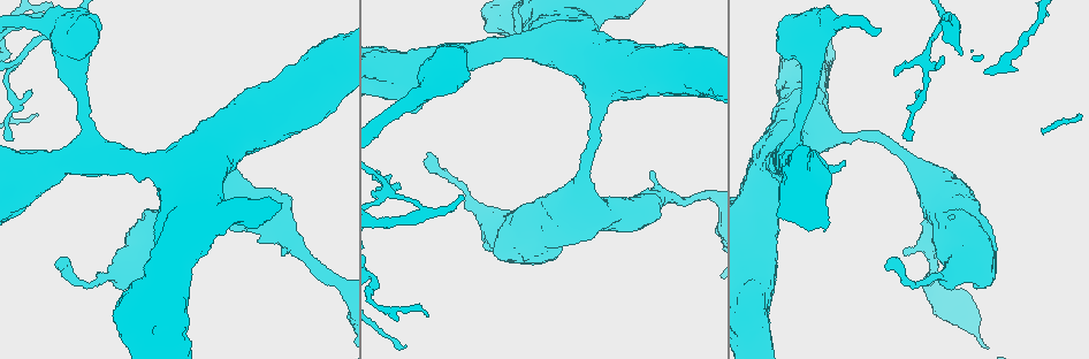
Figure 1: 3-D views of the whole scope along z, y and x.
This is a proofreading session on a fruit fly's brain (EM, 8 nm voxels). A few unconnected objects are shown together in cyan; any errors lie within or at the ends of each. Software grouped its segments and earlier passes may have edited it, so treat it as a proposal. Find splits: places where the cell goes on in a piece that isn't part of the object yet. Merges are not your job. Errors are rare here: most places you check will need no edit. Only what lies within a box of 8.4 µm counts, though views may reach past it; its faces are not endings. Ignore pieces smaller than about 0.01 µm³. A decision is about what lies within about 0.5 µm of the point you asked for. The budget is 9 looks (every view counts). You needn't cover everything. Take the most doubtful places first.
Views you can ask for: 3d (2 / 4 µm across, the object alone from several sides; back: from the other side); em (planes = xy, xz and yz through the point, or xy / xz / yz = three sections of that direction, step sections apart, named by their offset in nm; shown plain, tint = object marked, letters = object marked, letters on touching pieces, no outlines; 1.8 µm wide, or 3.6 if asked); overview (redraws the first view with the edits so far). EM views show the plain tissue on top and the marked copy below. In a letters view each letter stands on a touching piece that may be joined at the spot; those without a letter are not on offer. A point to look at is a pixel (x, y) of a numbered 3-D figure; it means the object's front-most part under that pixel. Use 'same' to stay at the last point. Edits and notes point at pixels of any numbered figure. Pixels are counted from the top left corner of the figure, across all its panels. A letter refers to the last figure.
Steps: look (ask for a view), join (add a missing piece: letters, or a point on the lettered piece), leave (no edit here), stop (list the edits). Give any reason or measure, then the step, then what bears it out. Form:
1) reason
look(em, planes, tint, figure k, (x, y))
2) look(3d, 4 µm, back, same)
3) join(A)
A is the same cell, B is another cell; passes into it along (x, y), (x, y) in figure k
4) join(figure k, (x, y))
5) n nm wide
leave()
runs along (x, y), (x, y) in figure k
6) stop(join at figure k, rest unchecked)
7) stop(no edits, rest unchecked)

thin end
look(em, 3.6 µm, planes, letters, figure 1, (28, 92))

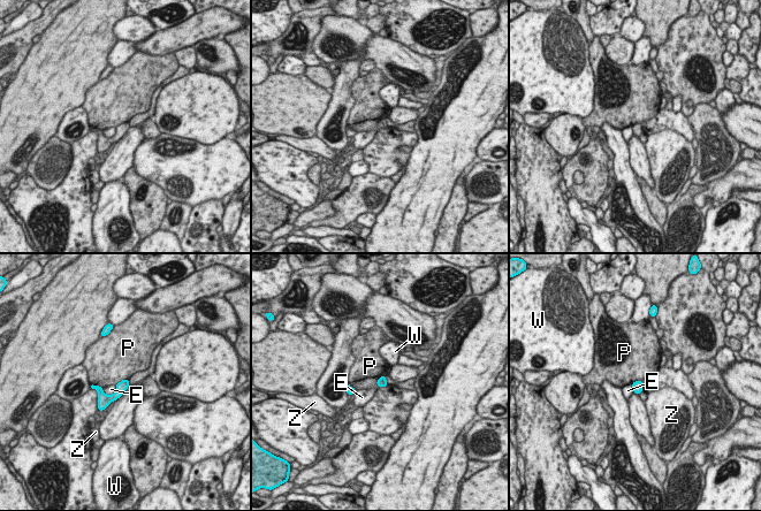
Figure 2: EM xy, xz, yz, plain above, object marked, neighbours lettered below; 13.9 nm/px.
leave()
E, P, W and Z are other cells; runs along (126, 382), (100, 406) in figure 2; no lettered piece goes on from it

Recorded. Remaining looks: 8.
long arm stops here
look(3d, 2 µm, figure 1, (884, 267))

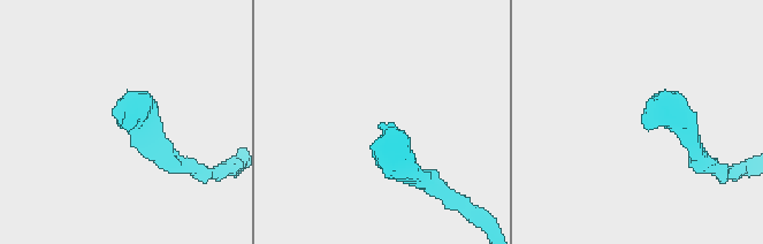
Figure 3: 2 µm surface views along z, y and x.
look(em, xz, step 16, letters, figure 3, (382, 124))

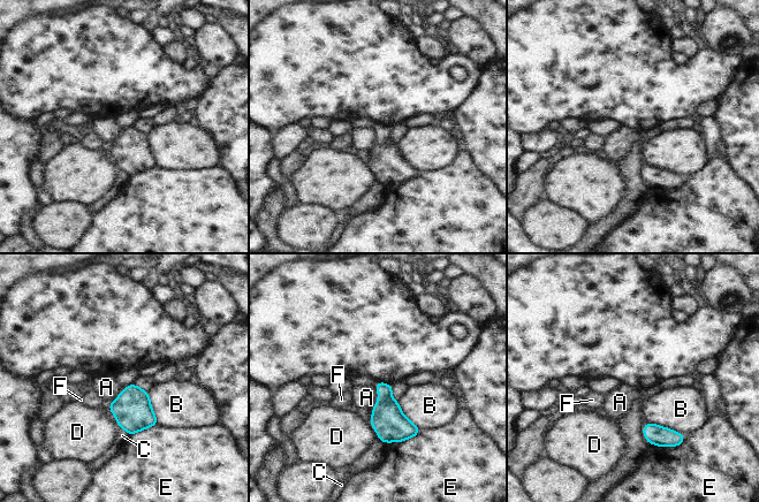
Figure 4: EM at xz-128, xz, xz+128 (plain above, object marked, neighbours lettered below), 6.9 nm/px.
leave()
A, B, C, D, E and F are other cells; border along (374, 385), (378, 400), (371, 409) in figure 4; none of them fits

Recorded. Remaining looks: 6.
a fork
look(3d, 2 µm, figure 1, (948, 19))

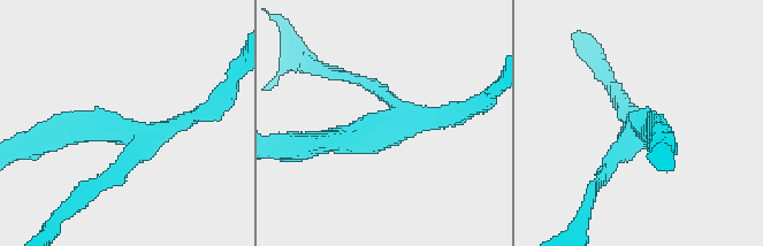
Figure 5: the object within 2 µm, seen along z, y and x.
3 arms
look(em, planes, letters, figure 5, (394, 116))

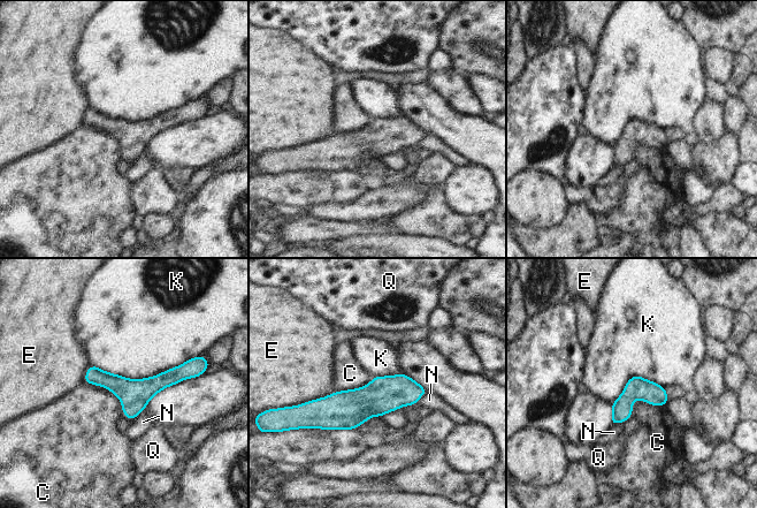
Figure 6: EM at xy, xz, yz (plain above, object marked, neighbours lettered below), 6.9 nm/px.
leave()
C, E, K, N and Q are other cells; border along (84, 381), (114, 393), (124, 416) in figure 6; none of them fits

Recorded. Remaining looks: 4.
free end
look(em, planes, letters, figure 1, (413, 111))

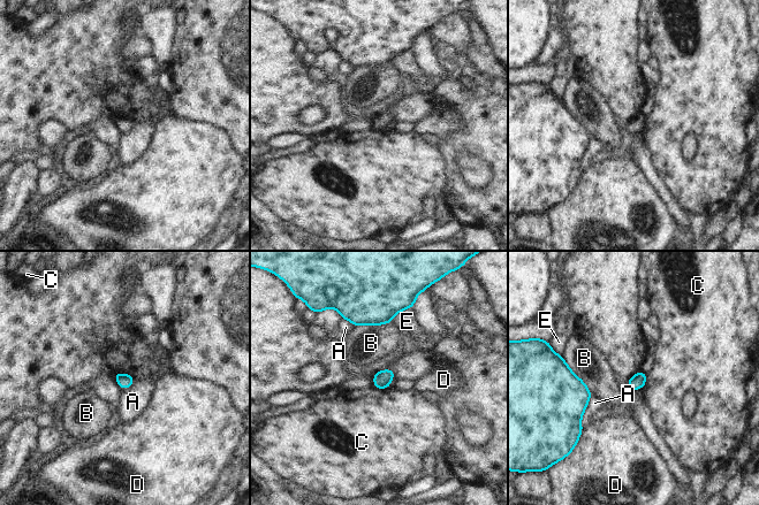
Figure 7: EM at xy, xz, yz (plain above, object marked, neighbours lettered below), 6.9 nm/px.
B touches over 340 nm
leave()
A, B, C, D and E are other cells; border along (373, 385), (376, 388), (388, 388) in figure 7; no lettered piece goes on from it

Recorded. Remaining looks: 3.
stop(no edits, rest unchecked)

